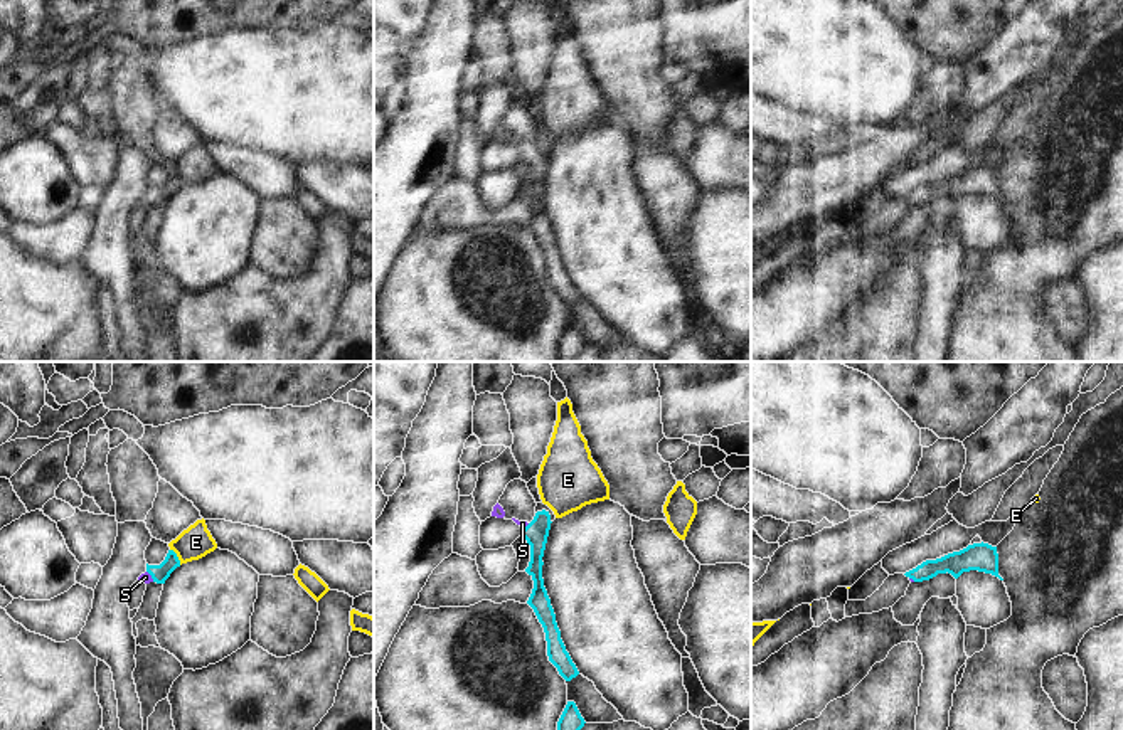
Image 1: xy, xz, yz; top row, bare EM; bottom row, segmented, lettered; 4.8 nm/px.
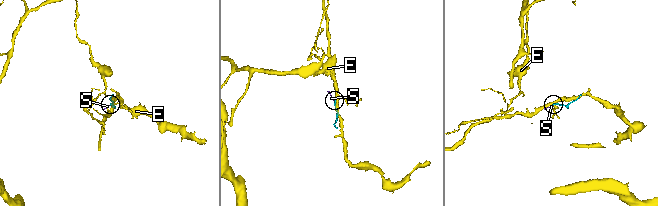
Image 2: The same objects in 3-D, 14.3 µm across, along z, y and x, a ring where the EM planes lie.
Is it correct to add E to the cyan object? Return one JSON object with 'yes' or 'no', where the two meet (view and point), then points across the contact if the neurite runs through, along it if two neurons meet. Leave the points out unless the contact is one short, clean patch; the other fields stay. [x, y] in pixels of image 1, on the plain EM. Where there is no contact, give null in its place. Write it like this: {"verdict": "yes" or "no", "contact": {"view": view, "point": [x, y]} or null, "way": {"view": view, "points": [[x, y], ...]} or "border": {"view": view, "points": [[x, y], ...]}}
{"verdict": "no", "contact": {"view": "xy", "point": [177, 180]}, "border": {"view": "xy", "points": [[170, 172], [180, 187]]}}

